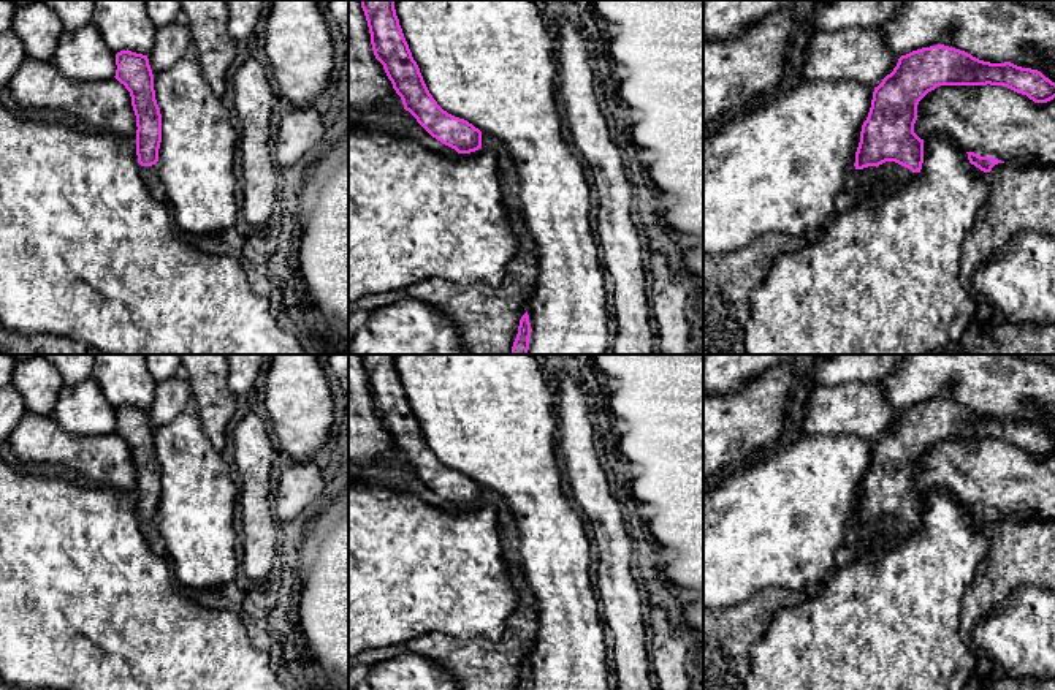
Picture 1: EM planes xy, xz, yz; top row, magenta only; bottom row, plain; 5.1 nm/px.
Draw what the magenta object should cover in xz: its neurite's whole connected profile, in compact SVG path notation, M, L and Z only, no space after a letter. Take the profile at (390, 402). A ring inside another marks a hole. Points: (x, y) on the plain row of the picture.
M361 354L375 413L383 419L404 464L437 495L458 508L482 503L482 486L444 465L429 448L412 411L394 364L394 354Z

